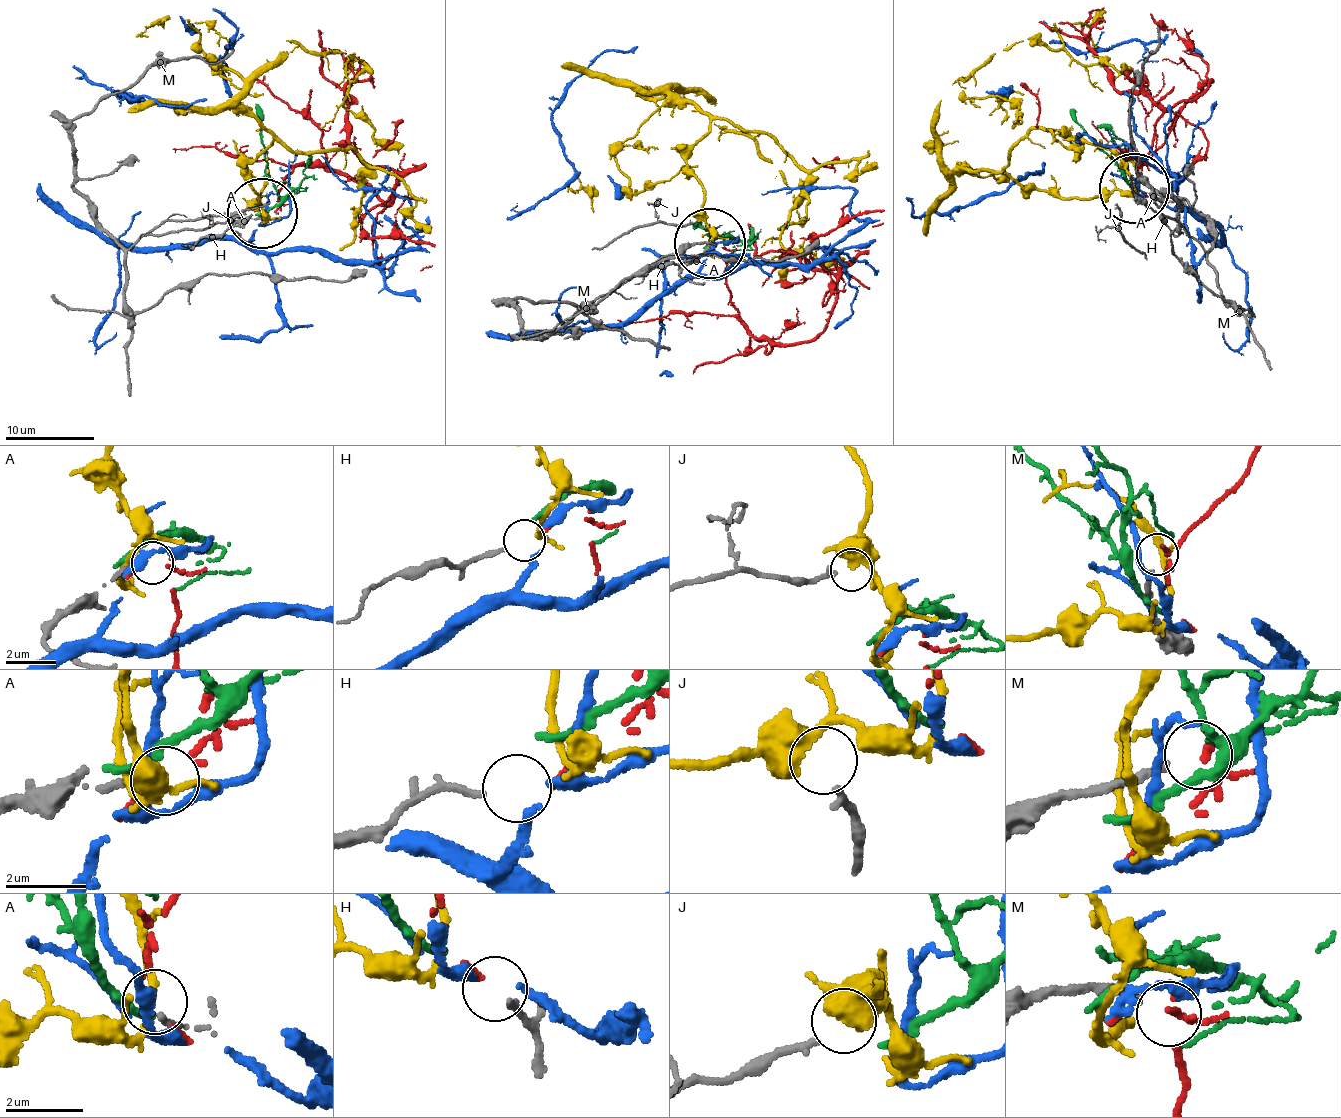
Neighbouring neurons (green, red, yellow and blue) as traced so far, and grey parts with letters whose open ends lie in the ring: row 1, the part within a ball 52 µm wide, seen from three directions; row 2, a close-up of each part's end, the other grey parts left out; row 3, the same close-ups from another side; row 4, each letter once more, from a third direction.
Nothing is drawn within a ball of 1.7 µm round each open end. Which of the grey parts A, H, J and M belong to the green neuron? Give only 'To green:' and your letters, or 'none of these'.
To green: none of these

